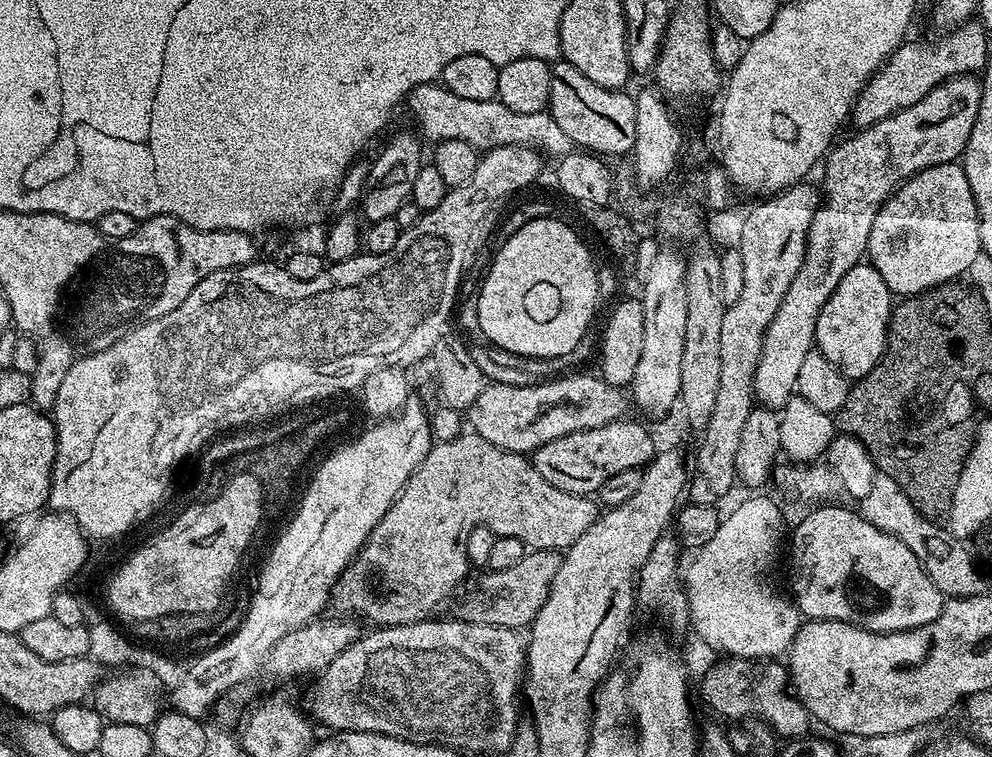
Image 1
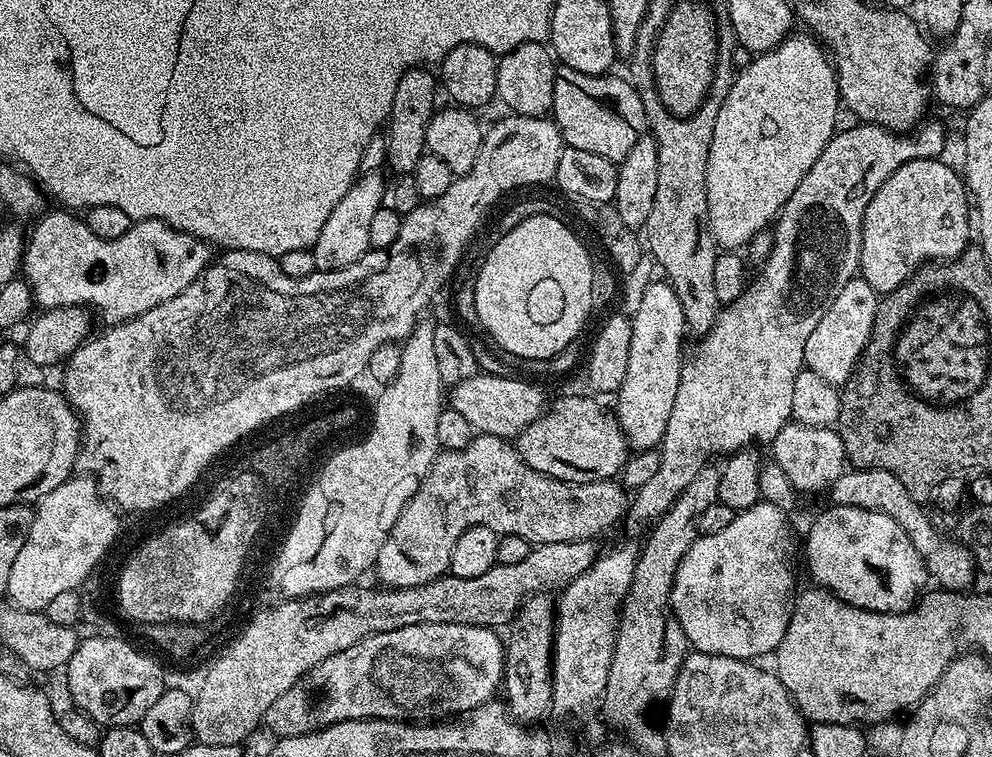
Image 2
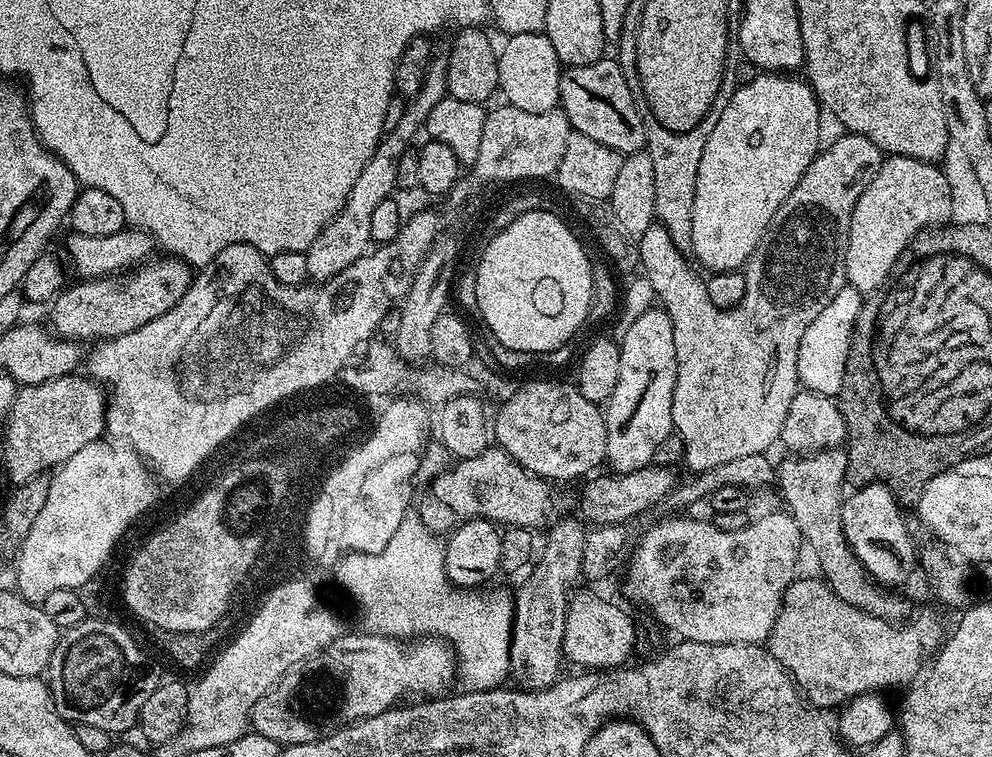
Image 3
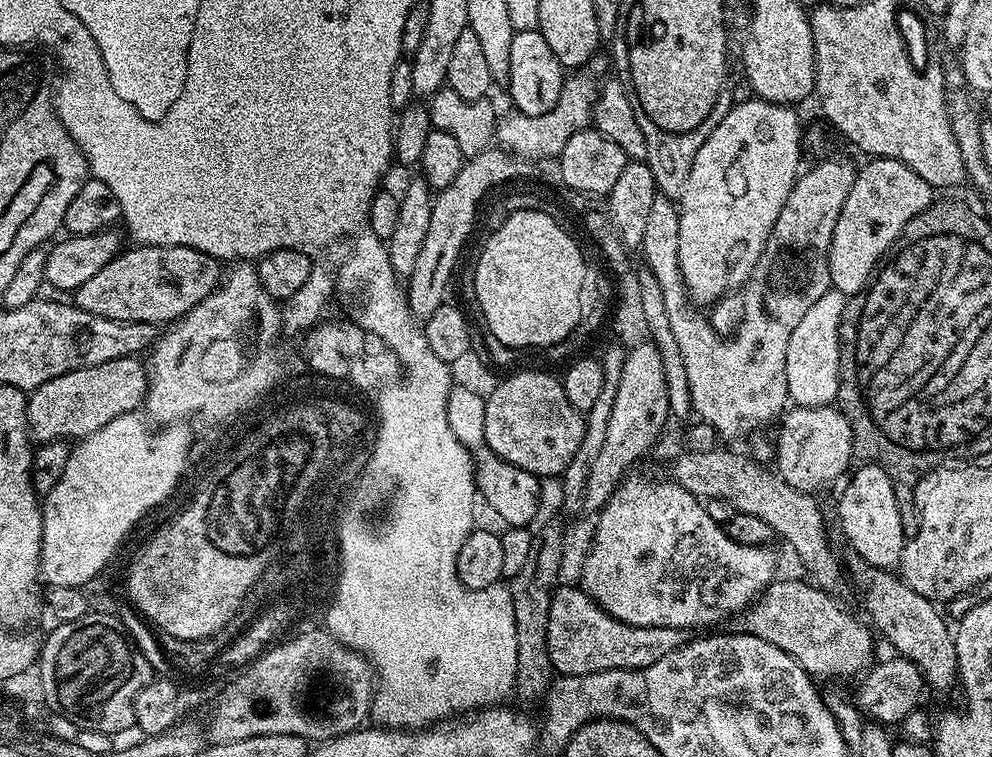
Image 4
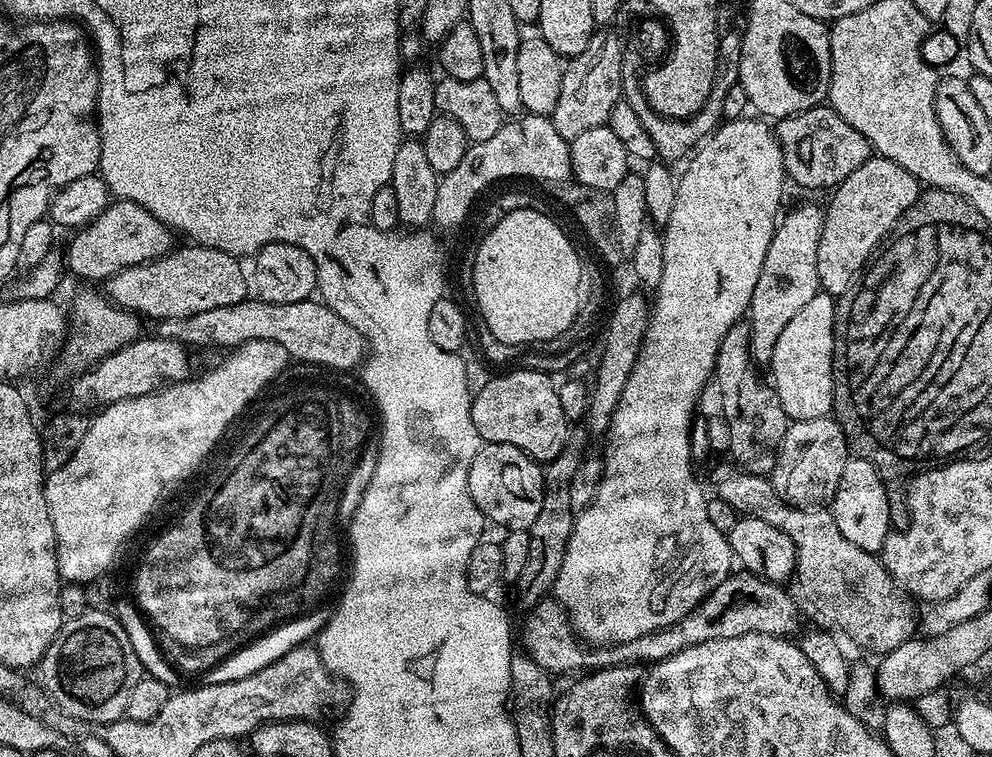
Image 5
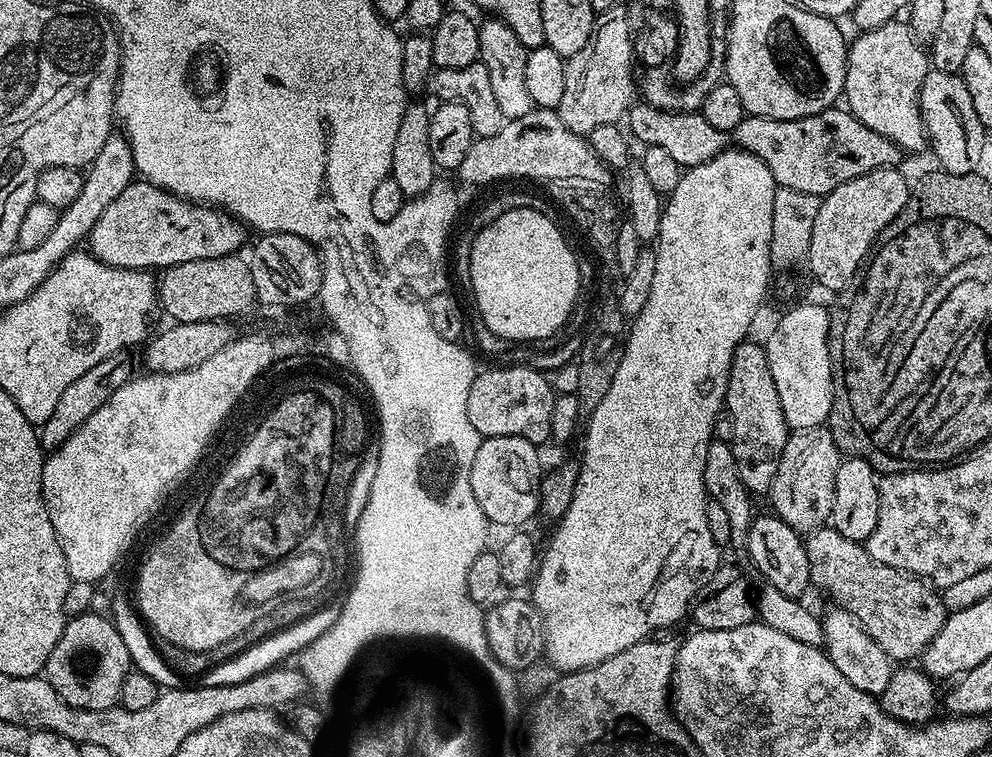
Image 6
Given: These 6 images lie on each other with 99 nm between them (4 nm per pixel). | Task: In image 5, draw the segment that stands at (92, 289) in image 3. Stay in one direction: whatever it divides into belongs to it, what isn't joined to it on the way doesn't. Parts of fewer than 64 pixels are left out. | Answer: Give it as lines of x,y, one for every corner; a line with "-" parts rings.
186,244
186,247
177,247
174,251
169,252
164,256
160,256
156,260
152,260
149,263
136,264
133,267
126,267
119,269
115,275
109,279
104,286
105,293
113,303
119,305
120,308
125,308
129,312
135,312
137,315
143,317
154,318
153,320
162,321
166,318
182,318
190,317
193,314
206,313
208,310
225,308
226,306
236,305
242,300
249,299
250,296
250,280
244,277
244,270
240,263
242,263
237,257
230,254
226,254
225,251
220,251
217,248
205,248
203,245

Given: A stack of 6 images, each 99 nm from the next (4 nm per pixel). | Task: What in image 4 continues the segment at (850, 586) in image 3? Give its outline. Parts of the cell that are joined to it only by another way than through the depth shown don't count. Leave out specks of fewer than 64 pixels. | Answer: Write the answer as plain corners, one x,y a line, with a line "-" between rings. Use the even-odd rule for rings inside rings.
849,551
842,560
843,567
852,575
854,583
860,587
860,600
868,611
867,619
877,633
880,632
896,647
899,655
905,656
922,674
925,685
936,692
948,692
958,684
956,667
956,641
953,629
940,617
935,603
915,590
910,590
906,582
895,571
876,568
866,562
857,552
-
872,619
872,620
871,620
-
880,631
880,632
879,632

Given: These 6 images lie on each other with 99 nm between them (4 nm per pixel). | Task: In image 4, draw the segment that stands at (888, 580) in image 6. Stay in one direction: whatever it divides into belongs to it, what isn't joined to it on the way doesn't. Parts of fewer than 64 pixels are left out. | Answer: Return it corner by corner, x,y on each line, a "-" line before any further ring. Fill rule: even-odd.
717,446
709,452
682,451
672,464
671,479
678,486
690,490
701,501
710,498
726,498
736,507
737,512
754,514
770,526
777,537
780,536
796,551
798,559
804,563
807,579
818,588
835,589
842,576
842,560
832,553
828,545
828,532
824,529
824,516
816,509
817,497
810,492
799,492
780,477
779,471
758,464
751,455
727,452
727,447
-
772,471
772,472
771,472

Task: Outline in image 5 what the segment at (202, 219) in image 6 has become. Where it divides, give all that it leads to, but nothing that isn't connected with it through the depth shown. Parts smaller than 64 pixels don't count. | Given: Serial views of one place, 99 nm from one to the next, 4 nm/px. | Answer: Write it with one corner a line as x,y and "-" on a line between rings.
113,199
94,222
79,229
68,244
66,251
66,268
69,273
81,276
84,280
107,282
122,268
136,264
149,263
170,252
173,247
174,233
158,218
154,218
142,206
133,200

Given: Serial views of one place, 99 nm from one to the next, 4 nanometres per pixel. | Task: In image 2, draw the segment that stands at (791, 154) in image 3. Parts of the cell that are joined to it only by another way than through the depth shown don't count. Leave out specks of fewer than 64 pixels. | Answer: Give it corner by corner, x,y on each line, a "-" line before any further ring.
808,34
796,35
785,36
784,41
771,52
759,53
748,66
739,69
738,75
733,79
730,90
718,110
718,118
714,118
714,138
710,142
710,158
706,162
706,206
708,207
706,227
711,232
713,241
721,249
740,250
743,249
743,244
744,247
751,245
752,239
775,221
786,206
790,194
794,194
798,182
802,182
802,178
806,178
806,170
810,170
810,166
814,166
814,162
818,162
818,154
822,154
822,150
826,150
826,146
837,131
836,115
842,112
842,101
840,87
836,84
836,70
833,61
826,55
819,40

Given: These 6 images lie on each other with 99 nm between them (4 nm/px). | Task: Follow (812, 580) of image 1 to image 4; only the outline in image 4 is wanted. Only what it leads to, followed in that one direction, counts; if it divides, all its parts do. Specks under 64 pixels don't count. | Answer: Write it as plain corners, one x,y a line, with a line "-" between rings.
867,462
859,467
856,473
853,471
847,477
848,485
840,492
840,528
848,539
847,547
857,552
863,560
876,568
895,569
906,543
905,513
898,510
898,498
894,498
894,486
886,470

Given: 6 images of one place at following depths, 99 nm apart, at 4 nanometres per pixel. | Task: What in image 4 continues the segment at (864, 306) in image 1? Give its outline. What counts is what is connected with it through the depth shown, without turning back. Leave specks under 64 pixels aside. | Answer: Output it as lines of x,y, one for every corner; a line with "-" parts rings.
829,288
810,310
806,310
802,322
790,334
790,346
786,346
786,386
789,401
798,408
827,408
836,404
836,395
840,385
840,346
842,343
842,325
846,311
846,297
837,288

